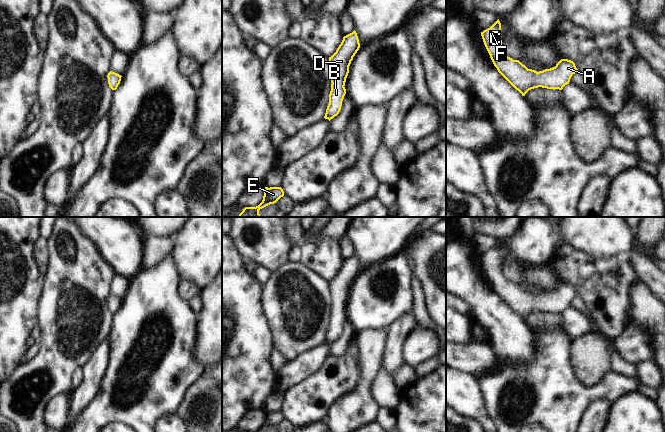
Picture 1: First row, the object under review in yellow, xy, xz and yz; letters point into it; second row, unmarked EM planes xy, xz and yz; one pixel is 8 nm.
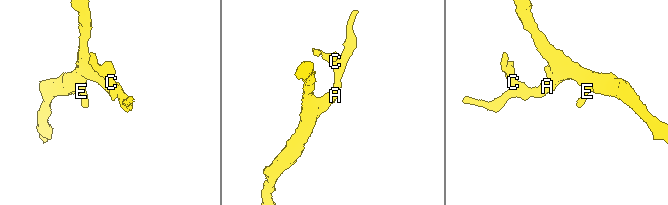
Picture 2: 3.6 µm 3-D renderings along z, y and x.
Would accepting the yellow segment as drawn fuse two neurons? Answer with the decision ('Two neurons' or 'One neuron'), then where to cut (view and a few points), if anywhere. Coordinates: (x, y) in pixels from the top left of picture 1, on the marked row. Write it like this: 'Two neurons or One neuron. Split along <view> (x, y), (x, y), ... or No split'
One neuron. No split

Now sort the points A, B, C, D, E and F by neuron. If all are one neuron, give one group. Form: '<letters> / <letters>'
A B C D E F

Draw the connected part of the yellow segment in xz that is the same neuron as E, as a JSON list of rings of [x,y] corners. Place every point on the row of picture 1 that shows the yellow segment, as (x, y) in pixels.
[[[265,187],[262,202],[256,207],[245,207],[238,217],[260,217],[260,209],[276,203],[283,196],[284,191],[281,187]]]

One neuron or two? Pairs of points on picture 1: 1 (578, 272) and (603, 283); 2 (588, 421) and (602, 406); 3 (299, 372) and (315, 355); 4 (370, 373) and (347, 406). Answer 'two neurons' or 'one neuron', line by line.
1: one neuron
2: one neuron
3: one neuron
4: one neuron

